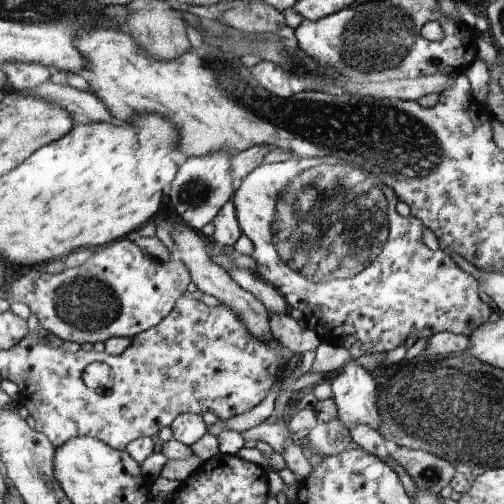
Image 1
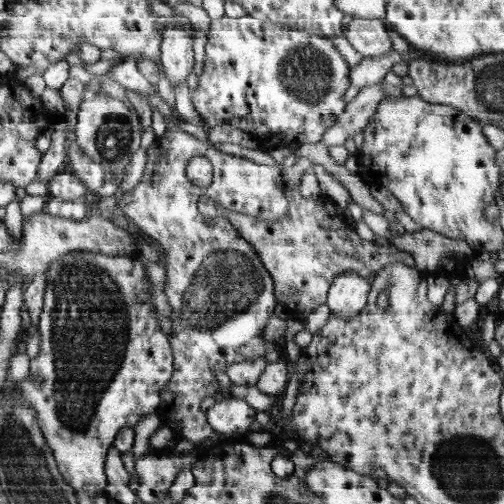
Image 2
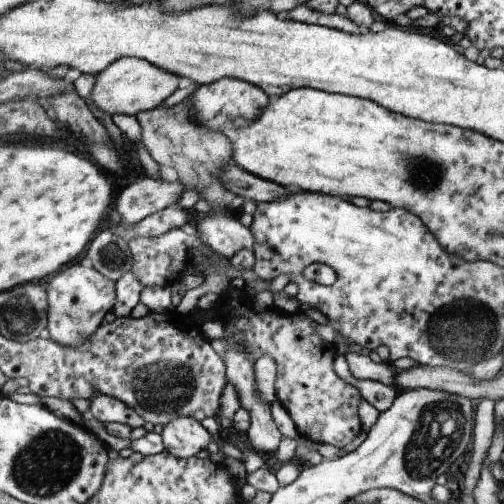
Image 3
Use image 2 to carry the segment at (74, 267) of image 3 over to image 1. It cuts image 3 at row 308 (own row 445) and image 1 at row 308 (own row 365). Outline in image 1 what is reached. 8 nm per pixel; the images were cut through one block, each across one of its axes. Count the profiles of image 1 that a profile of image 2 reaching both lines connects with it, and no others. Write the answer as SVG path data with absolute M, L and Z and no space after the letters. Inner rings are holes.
M121 238L105 248L97 248L97 254L91 256L83 266L65 270L61 274L49 274L35 270L25 274L23 278L15 280L11 286L5 286L5 292L9 294L9 300L23 302L31 308L33 314L39 316L41 328L53 332L57 338L77 342L79 346L85 342L107 344L111 338L135 338L143 334L145 330L151 330L153 326L159 326L167 314L173 312L175 300L179 300L181 292L189 284L189 270L183 266L183 262L171 260L169 264L163 264L151 256L147 256L133 240Z

